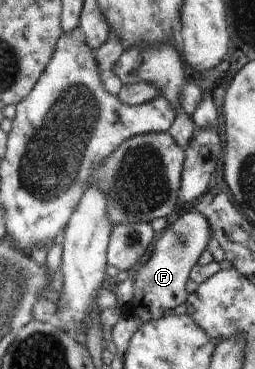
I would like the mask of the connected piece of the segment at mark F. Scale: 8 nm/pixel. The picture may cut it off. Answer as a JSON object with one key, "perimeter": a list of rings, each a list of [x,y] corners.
{"perimeter":[[[188,212],[162,230],[163,235],[153,246],[151,257],[143,265],[133,282],[133,297],[127,305],[120,305],[119,309],[125,317],[133,317],[139,326],[151,320],[165,317],[171,309],[182,310],[187,300],[185,283],[189,281],[190,273],[212,236],[208,219],[199,212]]]}

